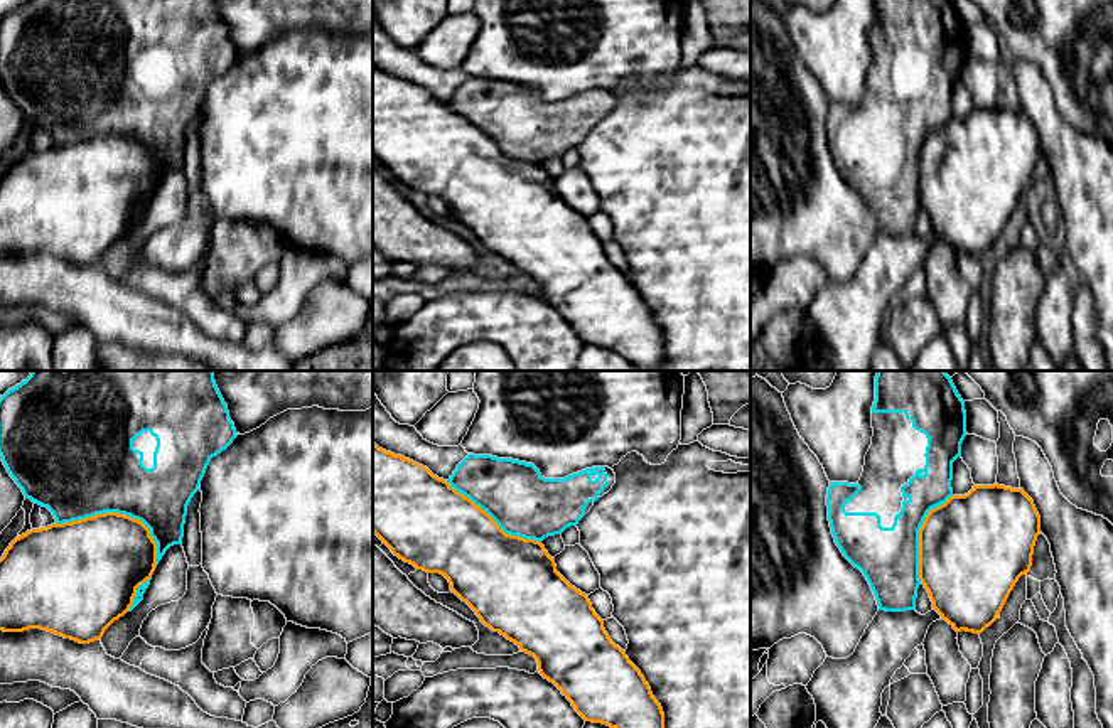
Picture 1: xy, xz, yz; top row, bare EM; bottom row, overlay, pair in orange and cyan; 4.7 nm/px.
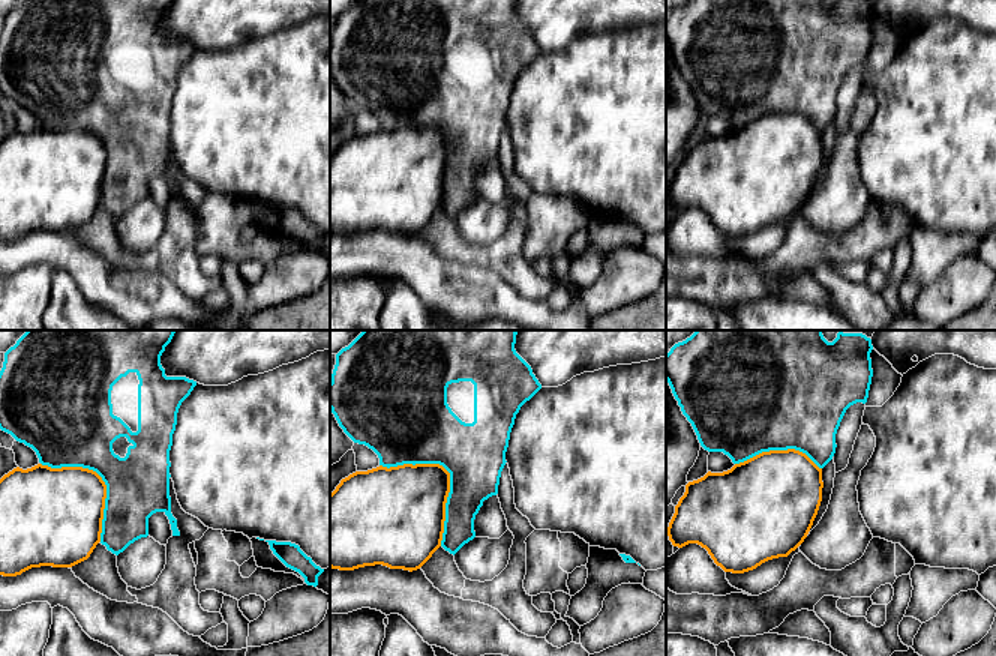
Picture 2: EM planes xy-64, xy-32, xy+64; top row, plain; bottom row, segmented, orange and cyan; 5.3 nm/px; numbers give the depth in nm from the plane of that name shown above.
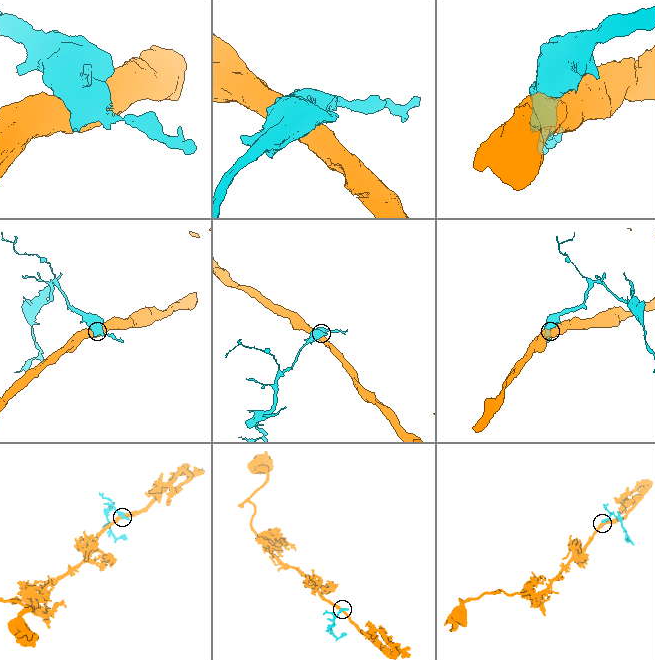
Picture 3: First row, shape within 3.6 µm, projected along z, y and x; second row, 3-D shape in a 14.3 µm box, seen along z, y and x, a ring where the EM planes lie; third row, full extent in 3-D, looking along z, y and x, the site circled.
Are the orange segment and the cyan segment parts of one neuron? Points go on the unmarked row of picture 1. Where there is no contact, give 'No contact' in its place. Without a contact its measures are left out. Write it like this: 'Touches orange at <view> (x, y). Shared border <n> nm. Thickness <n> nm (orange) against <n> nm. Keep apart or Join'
Touches orange at xy (120, 137). Shared border 550 nm. Thickness 440 nm (orange) against 420 nm. Keep apart

